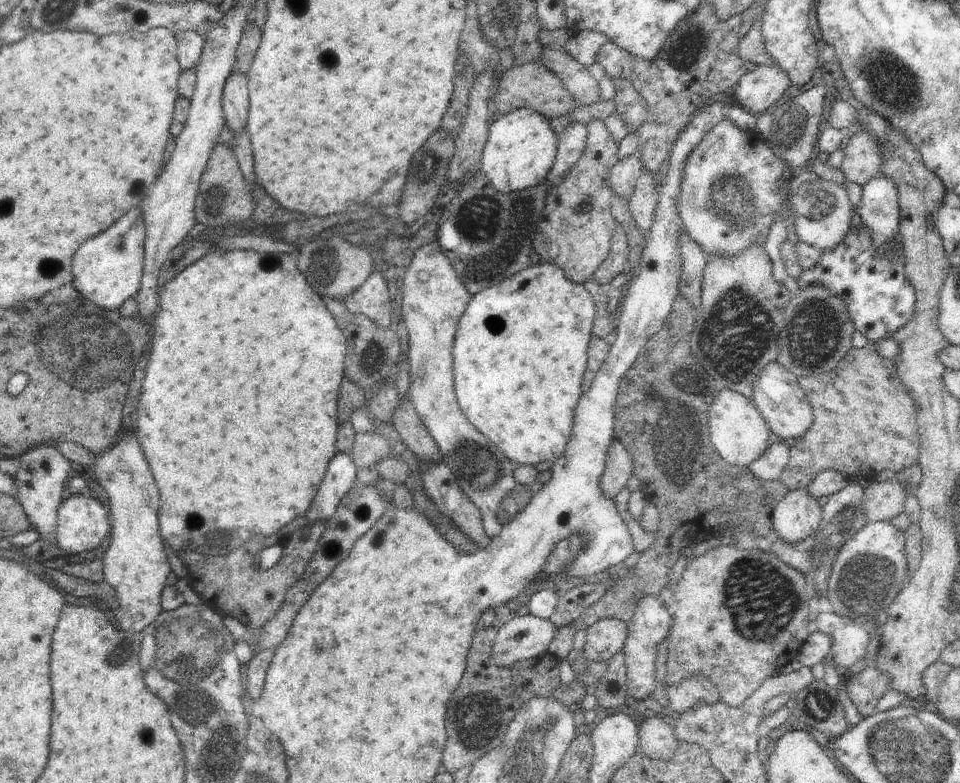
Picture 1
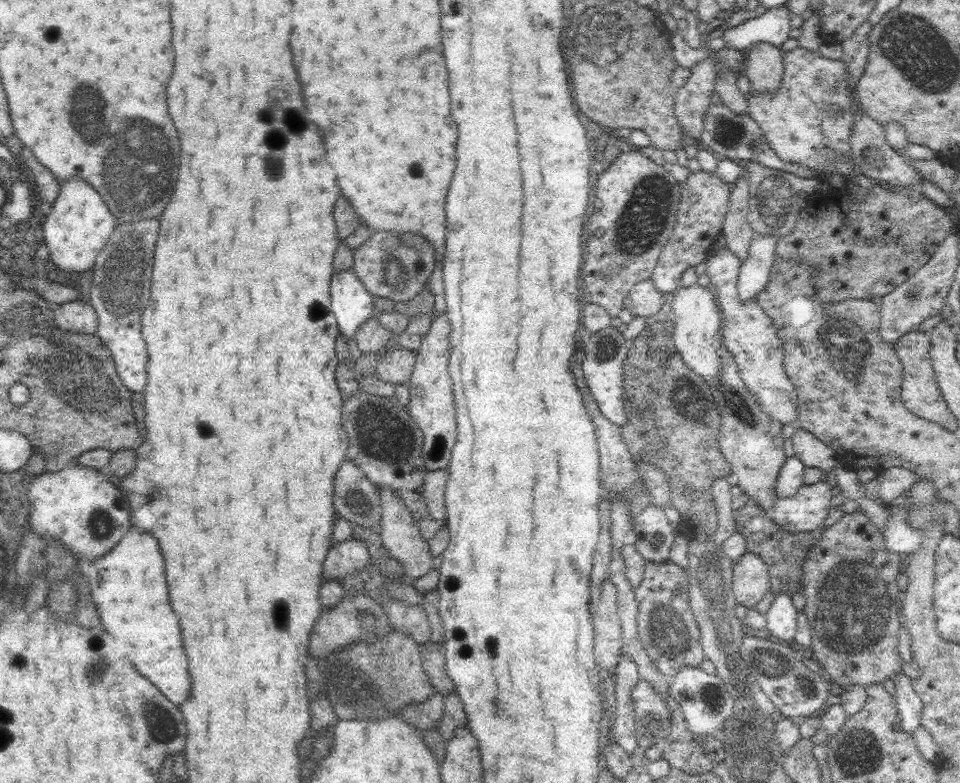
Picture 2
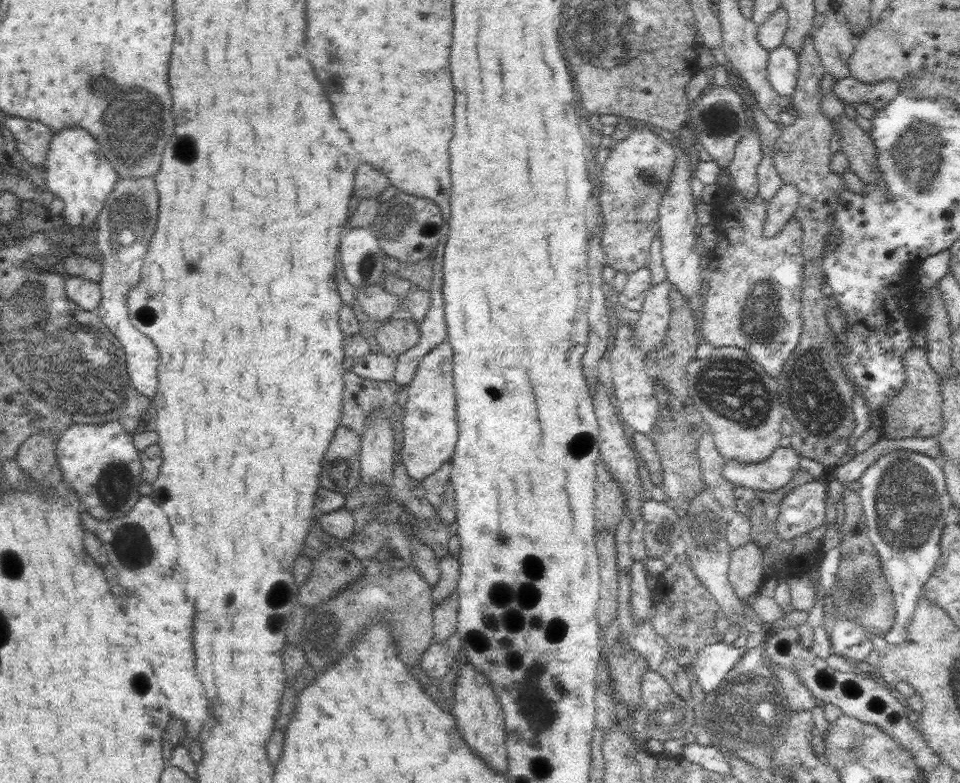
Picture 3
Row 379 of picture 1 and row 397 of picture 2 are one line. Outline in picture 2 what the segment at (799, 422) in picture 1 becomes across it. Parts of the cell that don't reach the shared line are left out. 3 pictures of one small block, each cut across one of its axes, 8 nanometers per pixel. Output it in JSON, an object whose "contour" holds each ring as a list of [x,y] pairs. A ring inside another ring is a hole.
{"contour":[[[723,248],[719,252],[711,252],[707,256],[707,278],[709,284],[717,290],[717,300],[721,308],[721,330],[717,336],[717,342],[721,348],[725,348],[733,360],[737,362],[741,380],[745,382],[747,390],[759,400],[761,408],[769,414],[769,418],[777,420],[781,426],[797,426],[797,390],[791,384],[789,376],[785,374],[783,364],[783,344],[777,336],[777,328],[773,320],[761,310],[759,306],[759,292],[751,296],[747,302],[739,298],[737,292],[737,280],[739,280],[739,268],[741,260],[729,250]]]}

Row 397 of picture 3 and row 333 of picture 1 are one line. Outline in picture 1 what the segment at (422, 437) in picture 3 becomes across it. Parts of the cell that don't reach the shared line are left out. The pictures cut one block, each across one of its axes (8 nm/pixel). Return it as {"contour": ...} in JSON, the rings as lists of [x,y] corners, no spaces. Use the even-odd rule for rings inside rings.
{"contour":[[[439,242],[423,244],[415,250],[411,264],[403,270],[403,290],[399,292],[403,308],[397,312],[407,326],[407,362],[409,362],[409,390],[407,396],[421,420],[437,444],[443,462],[451,468],[459,482],[459,488],[469,504],[473,504],[483,518],[483,530],[489,538],[501,532],[497,522],[497,508],[509,492],[517,486],[513,470],[519,468],[511,462],[493,442],[489,442],[469,420],[461,414],[453,390],[453,342],[461,314],[465,312],[471,294],[459,282],[447,256],[439,250]]]}

